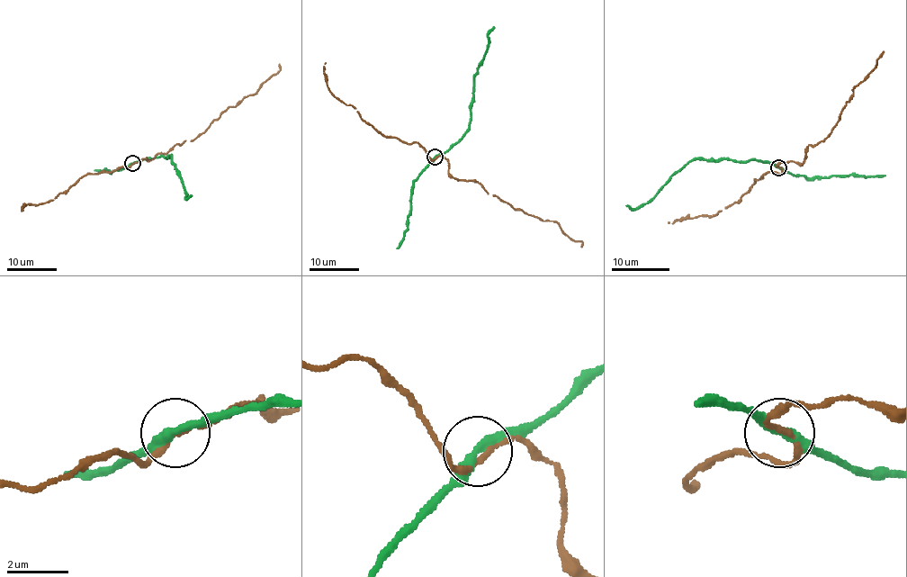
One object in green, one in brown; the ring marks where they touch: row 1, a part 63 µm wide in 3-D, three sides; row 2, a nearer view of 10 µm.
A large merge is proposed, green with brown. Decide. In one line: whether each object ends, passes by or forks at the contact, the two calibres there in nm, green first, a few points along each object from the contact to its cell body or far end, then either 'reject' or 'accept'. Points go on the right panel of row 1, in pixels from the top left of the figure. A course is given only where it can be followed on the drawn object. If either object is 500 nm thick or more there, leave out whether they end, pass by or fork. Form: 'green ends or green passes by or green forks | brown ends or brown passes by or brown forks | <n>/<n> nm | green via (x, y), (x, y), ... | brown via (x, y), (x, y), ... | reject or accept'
green passes by | brown passes by | 320/150 nm | green via (779, 167), (756, 160), (692, 158), (646, 203), (632, 208), (625, 205) | brown via (779, 167), (776, 165), (786, 161), (802, 163), (806, 147), (824, 139), (853, 87), (873, 68), (883, 51) | reject

